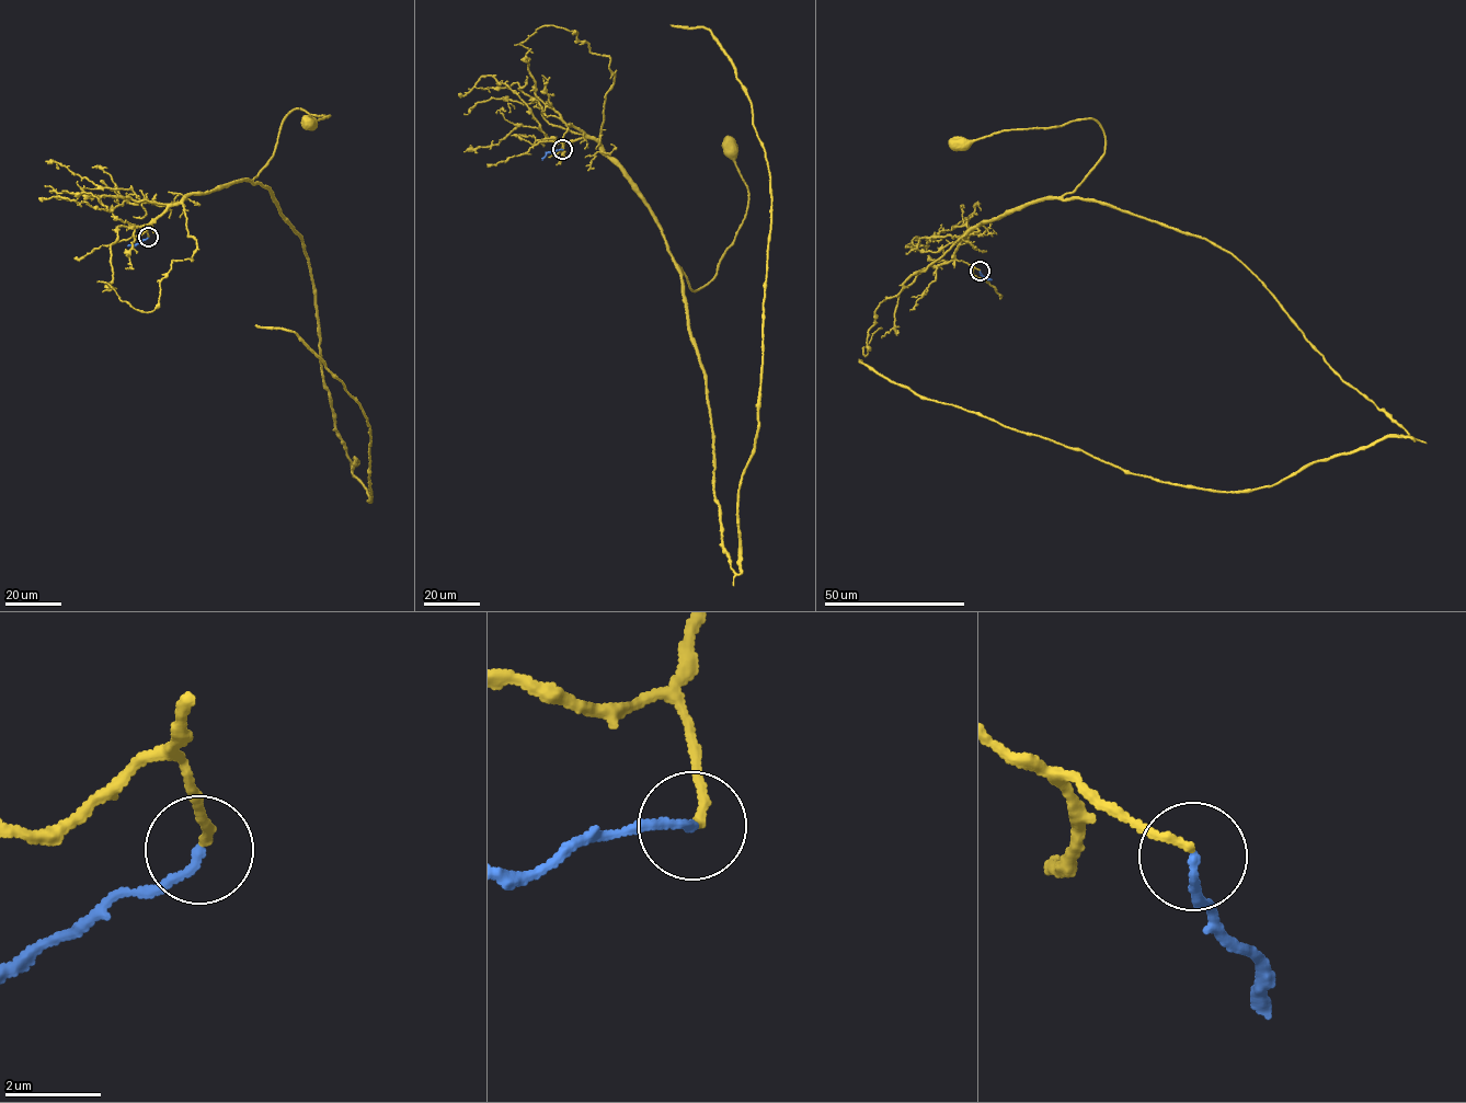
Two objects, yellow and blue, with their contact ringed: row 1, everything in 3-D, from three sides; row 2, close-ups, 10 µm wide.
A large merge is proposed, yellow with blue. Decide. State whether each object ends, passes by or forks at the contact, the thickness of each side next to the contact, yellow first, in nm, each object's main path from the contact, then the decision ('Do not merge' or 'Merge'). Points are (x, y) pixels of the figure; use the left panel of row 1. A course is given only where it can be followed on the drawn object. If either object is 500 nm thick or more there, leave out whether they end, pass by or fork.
At the ring yellow ends. At the ring blue ends. Thickness 170 nm (yellow) against 190 nm. Course of yellow: (148, 237), (160, 215), (192, 194), (255, 177), (291, 111), (329, 115), (309, 122). Course of blue: (148, 237), (128, 244). Merge

